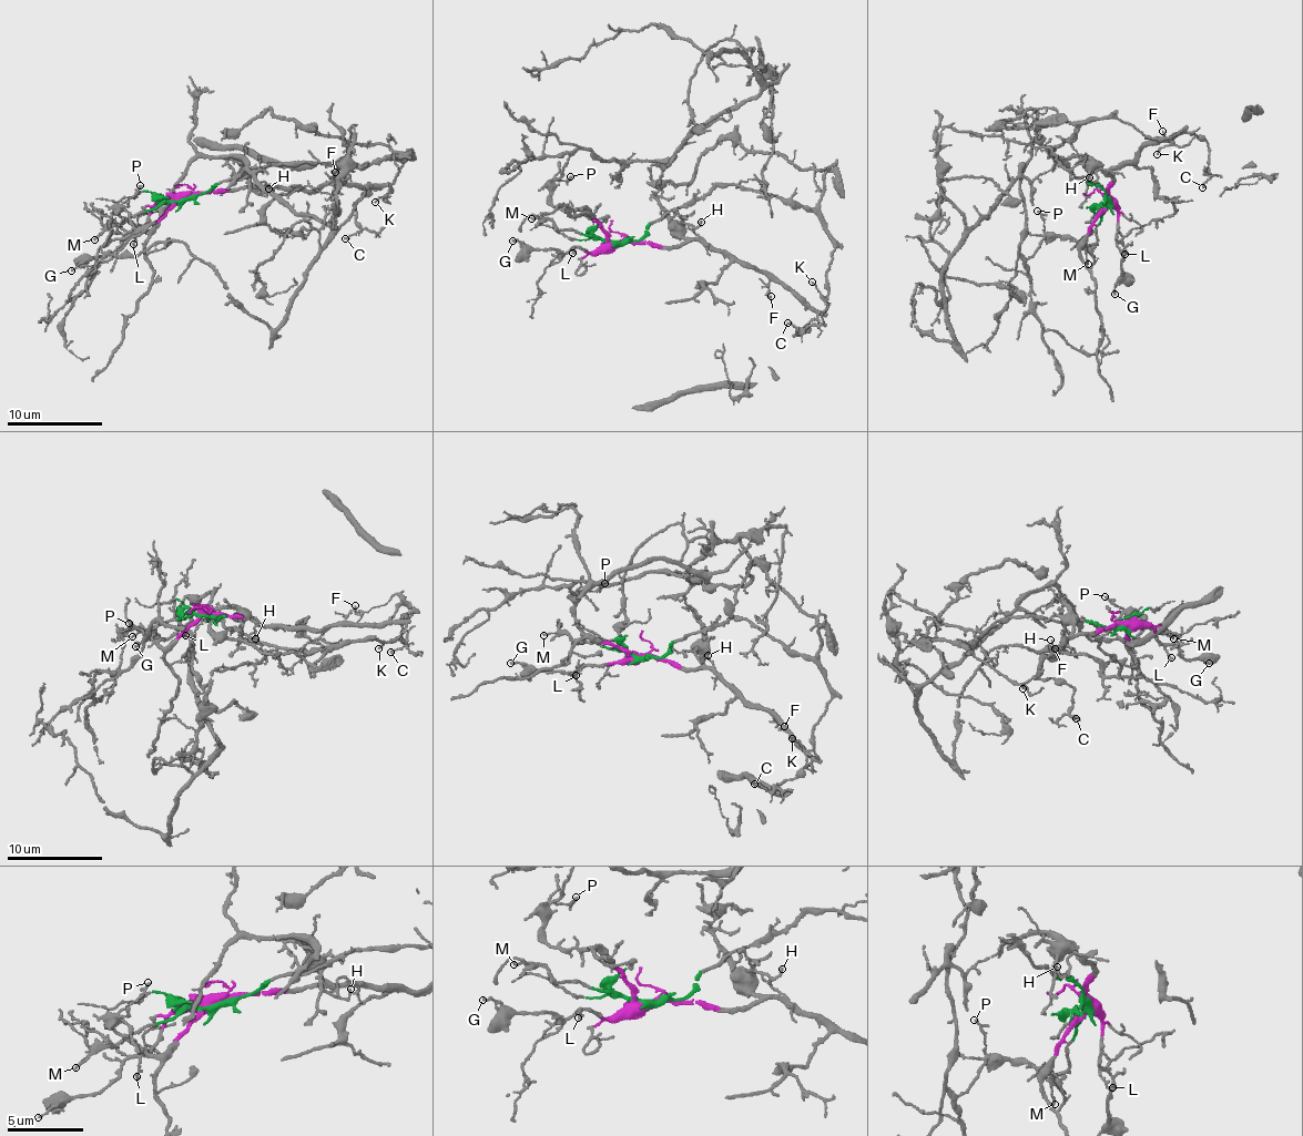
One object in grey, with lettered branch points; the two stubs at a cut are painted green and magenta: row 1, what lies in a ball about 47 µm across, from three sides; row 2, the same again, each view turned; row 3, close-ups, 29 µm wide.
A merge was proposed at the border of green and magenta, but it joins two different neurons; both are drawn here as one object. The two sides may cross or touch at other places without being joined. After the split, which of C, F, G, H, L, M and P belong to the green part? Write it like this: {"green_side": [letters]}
{"green_side": ["M"]}

